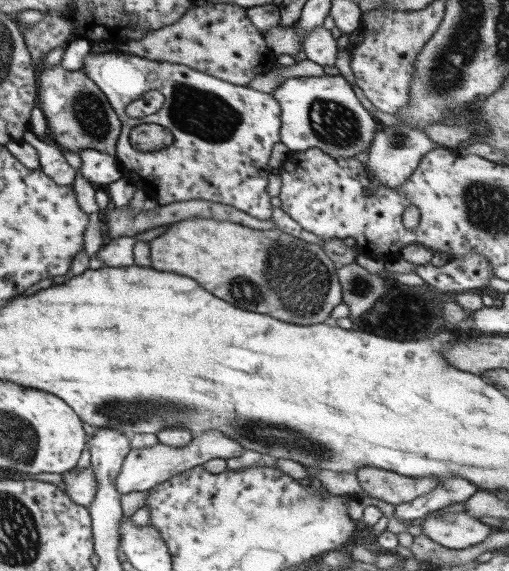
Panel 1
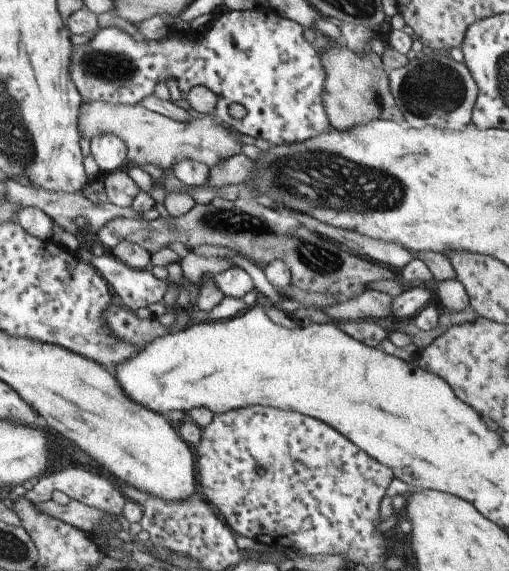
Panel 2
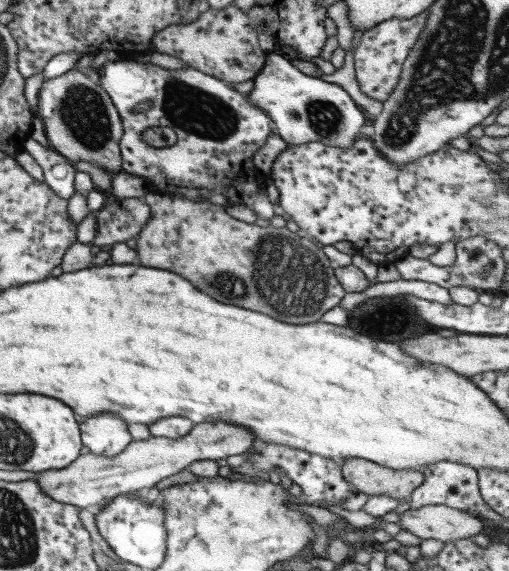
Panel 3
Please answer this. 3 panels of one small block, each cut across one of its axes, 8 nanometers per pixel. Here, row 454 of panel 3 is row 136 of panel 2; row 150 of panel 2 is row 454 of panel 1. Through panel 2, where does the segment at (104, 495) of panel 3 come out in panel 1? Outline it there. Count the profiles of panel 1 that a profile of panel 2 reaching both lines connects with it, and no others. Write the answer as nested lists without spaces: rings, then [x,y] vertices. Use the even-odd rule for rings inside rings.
[[[207,430],[194,435],[188,446],[182,448],[174,448],[167,444],[157,443],[154,447],[145,447],[140,449],[130,449],[126,455],[125,461],[122,463],[122,469],[116,477],[117,491],[123,495],[128,492],[144,492],[149,491],[157,484],[169,480],[182,472],[191,470],[192,468],[204,465],[213,458],[236,458],[244,452],[245,448],[228,438],[219,430]]]

